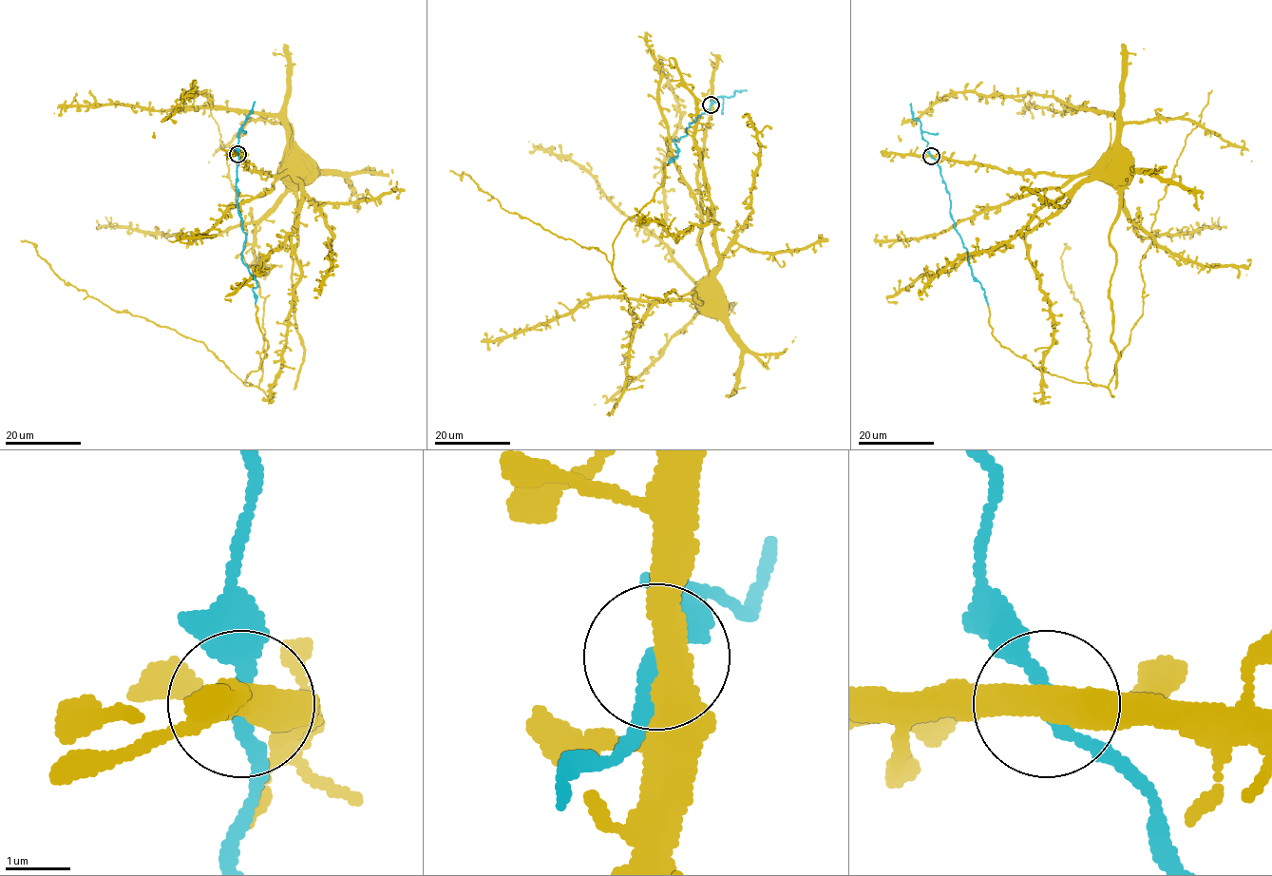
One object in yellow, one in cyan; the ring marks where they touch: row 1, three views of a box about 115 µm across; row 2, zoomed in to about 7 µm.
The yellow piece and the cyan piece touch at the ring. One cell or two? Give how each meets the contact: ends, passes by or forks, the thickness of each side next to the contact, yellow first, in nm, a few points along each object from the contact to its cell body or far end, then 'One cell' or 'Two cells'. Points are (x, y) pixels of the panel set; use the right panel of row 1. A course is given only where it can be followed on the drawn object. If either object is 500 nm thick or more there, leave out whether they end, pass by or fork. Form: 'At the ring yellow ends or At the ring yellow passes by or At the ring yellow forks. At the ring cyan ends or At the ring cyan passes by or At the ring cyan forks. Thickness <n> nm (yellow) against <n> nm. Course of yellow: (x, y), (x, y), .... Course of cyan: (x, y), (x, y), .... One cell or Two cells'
At the ring yellow passes by. At the ring cyan passes by. Thickness 440 nm (yellow) against 200 nm. Course of yellow: (930, 156), (980, 162), (1018, 173), (1106, 173). Course of cyan: (930, 156), (938, 161), (951, 201), (949, 213), (954, 229), (966, 248), (974, 276), (984, 291), (988, 305). One cell

